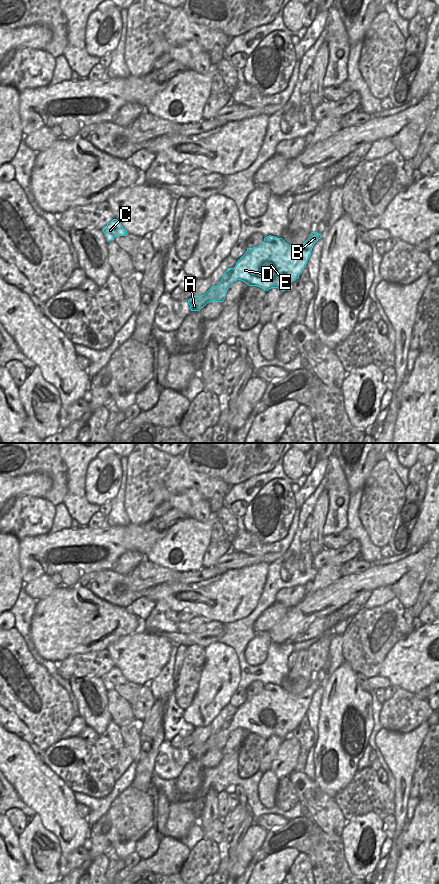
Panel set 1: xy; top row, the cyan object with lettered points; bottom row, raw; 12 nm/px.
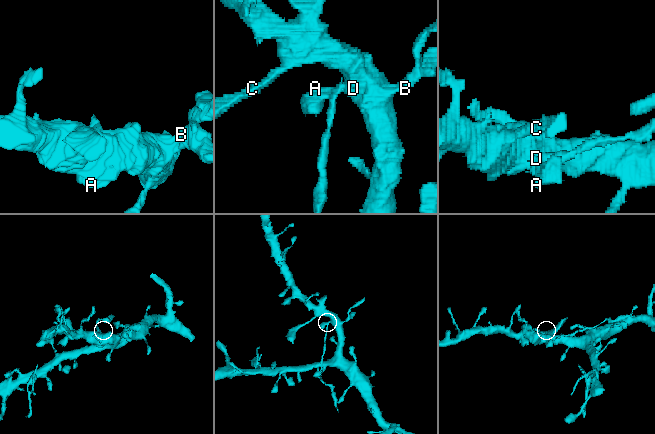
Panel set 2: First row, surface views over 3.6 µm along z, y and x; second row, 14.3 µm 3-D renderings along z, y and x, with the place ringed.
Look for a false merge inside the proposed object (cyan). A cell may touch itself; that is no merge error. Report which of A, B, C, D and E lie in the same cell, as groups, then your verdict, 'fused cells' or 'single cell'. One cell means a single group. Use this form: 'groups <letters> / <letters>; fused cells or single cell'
groups A / B C D E; fused cells

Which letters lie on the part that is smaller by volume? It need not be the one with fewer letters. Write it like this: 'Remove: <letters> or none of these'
Remove: A

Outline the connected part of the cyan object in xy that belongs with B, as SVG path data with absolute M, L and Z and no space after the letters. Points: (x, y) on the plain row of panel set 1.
M312 680L303 692L291 694L282 686L265 685L261 693L247 696L233 716L231 727L225 728L210 744L210 750L223 750L228 736L237 728L266 739L271 736L289 737L306 715L312 696L320 686L321 682Z

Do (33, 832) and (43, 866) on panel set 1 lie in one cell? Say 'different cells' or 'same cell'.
same cell

